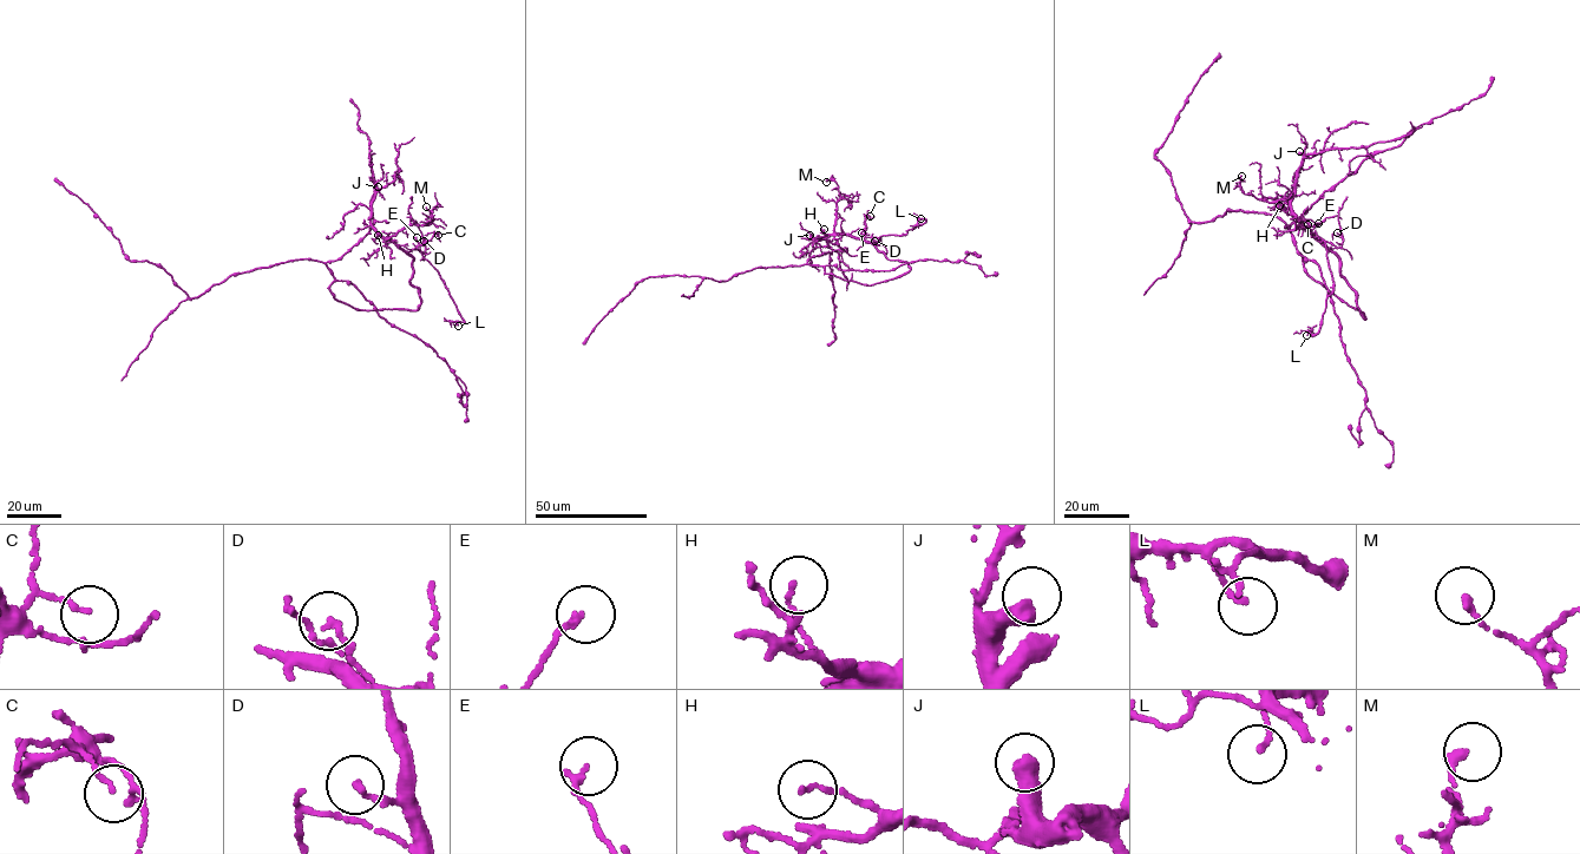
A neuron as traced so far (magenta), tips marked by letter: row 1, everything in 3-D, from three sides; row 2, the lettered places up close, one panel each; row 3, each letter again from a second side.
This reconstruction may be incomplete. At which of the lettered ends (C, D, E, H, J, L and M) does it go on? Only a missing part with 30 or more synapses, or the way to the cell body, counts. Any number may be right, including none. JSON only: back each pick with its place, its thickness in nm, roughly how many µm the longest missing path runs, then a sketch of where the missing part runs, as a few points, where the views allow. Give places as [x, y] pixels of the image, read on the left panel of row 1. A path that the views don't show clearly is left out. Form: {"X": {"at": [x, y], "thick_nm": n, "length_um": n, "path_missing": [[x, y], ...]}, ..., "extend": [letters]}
{"J": {"at": [378, 186], "thick_nm": 480, "length_um": 35, "path_missing": [[378, 186], [384, 185], [388, 194], [384, 204], [387, 215], [407, 212]]}, "extend": ["J"]}

